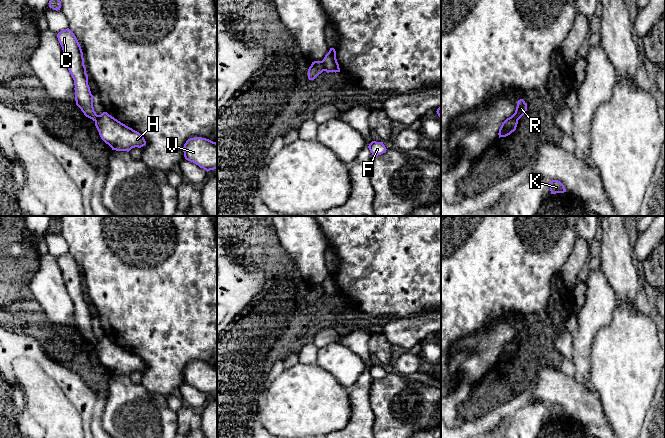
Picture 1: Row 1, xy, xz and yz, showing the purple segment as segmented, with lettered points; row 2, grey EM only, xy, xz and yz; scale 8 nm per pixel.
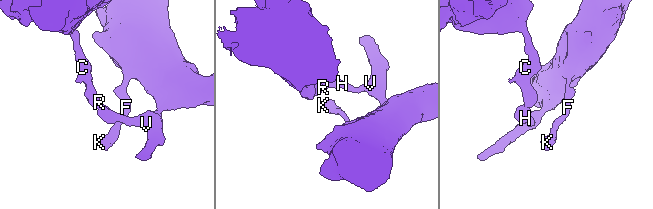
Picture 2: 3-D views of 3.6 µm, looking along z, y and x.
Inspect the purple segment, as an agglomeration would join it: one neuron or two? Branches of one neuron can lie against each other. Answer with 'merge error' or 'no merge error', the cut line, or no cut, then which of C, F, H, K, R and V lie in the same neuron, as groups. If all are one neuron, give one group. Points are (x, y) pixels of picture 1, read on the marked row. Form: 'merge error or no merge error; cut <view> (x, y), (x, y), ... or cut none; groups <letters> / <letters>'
merge error; cut xz (320, 61), (324, 70); groups C R / F H K V

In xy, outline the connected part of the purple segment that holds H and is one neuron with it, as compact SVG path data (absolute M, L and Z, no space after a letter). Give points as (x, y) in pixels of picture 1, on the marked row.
M103 112L95 121L101 139L112 150L127 151L146 145L144 137L137 131L121 123L107 112Z

